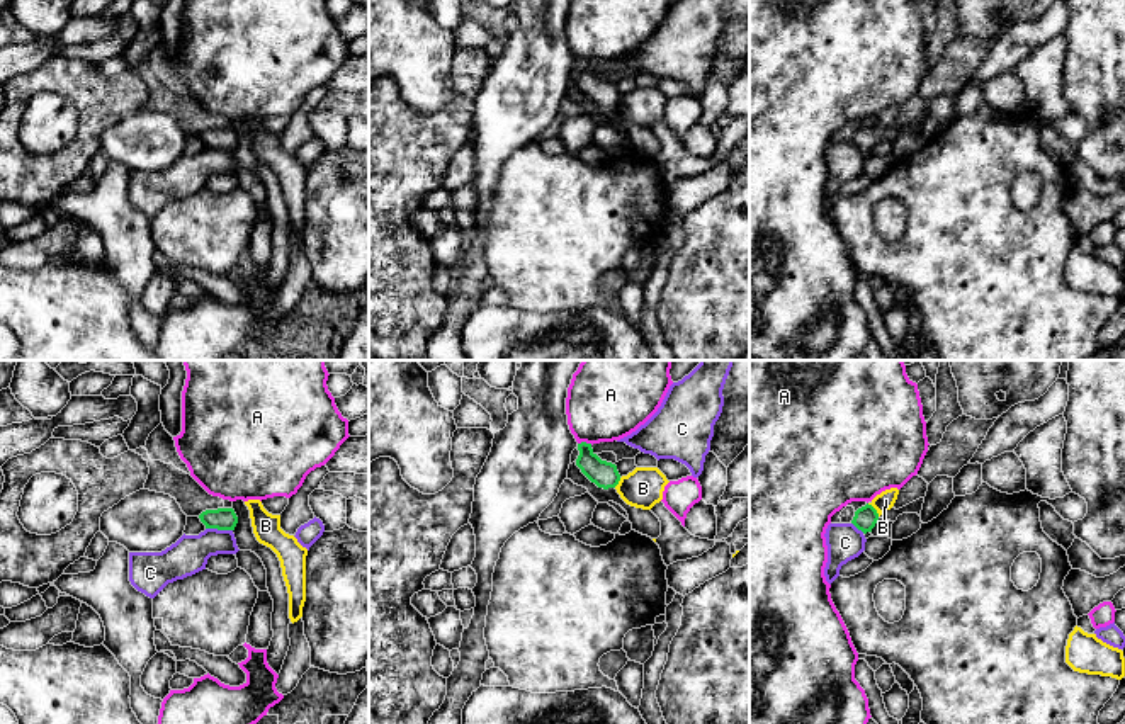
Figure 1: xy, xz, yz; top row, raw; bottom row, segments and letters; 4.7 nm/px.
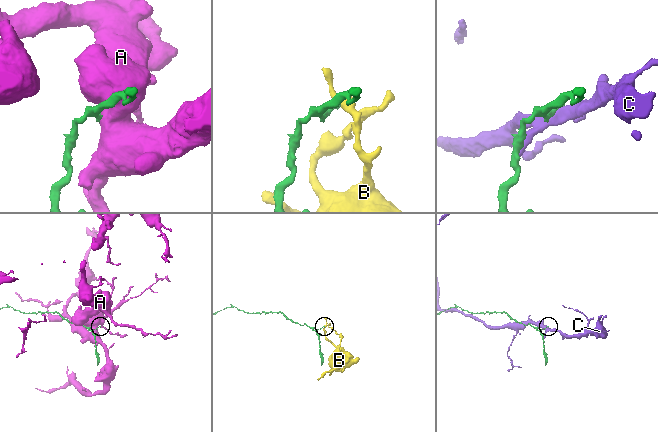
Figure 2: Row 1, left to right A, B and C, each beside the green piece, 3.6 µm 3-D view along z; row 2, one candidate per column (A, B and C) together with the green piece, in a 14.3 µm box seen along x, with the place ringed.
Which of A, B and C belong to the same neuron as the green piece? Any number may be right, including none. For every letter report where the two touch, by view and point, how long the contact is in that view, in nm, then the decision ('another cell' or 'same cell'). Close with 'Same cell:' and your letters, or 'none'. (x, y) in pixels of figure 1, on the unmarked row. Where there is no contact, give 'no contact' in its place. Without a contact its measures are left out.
A: contact xz (585, 62); length 70 nm; another cell
B: contact yz (874, 128); length 90 nm; another cell
C: contact xy (220, 148); length 130 nm; another cell
Same cell: none

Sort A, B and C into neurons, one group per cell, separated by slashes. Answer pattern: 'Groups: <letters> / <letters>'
Groups: A / B / C

